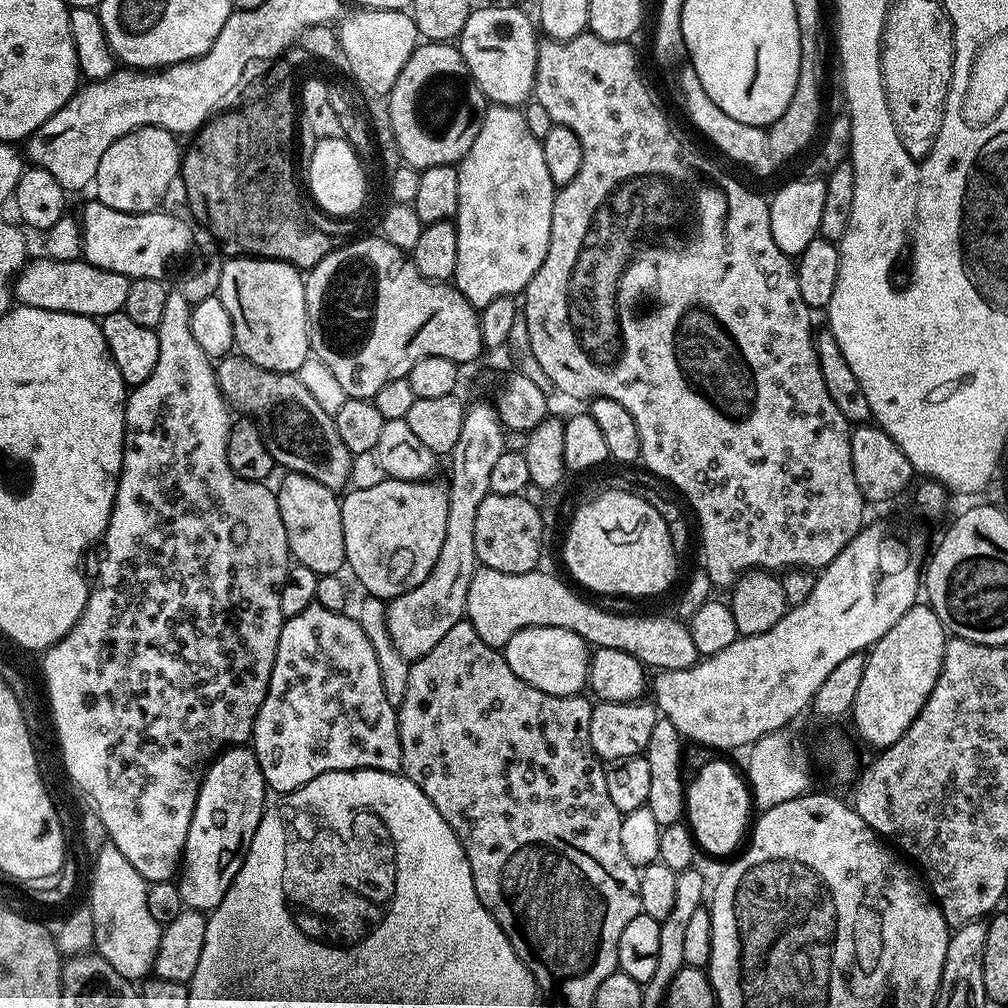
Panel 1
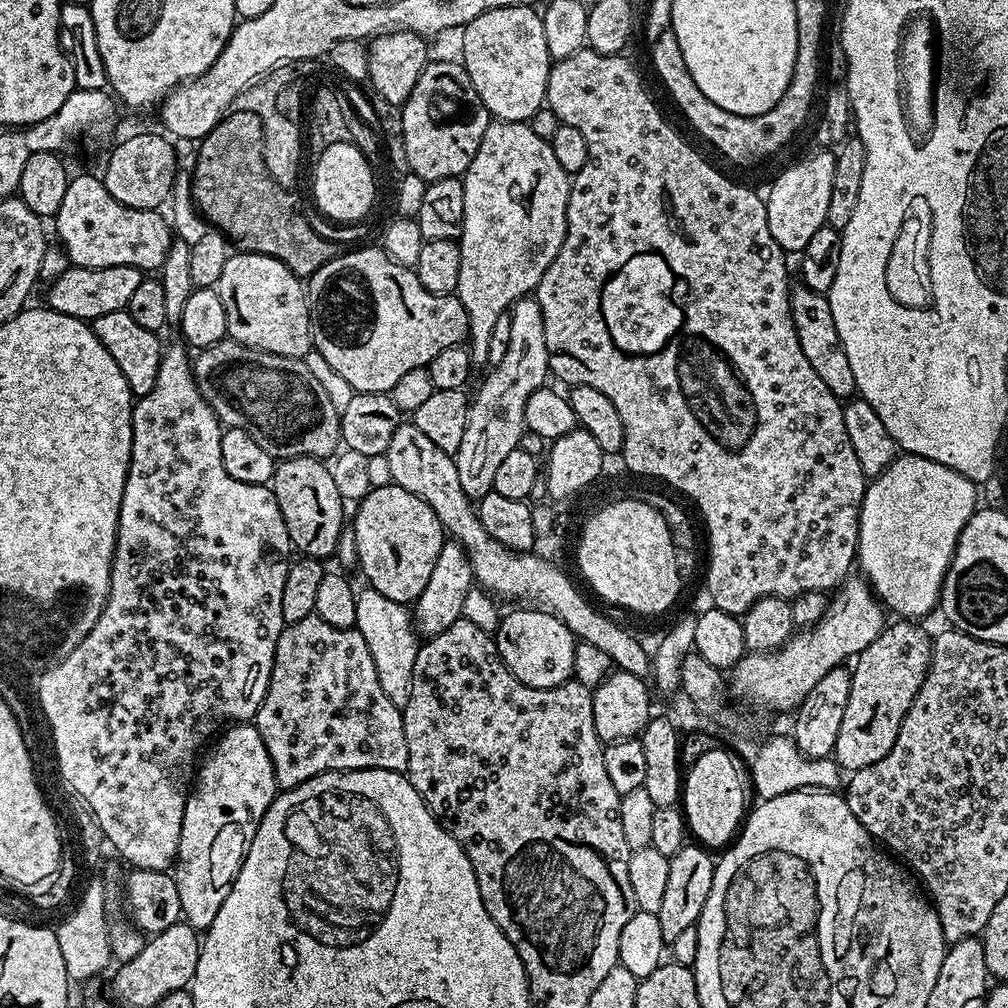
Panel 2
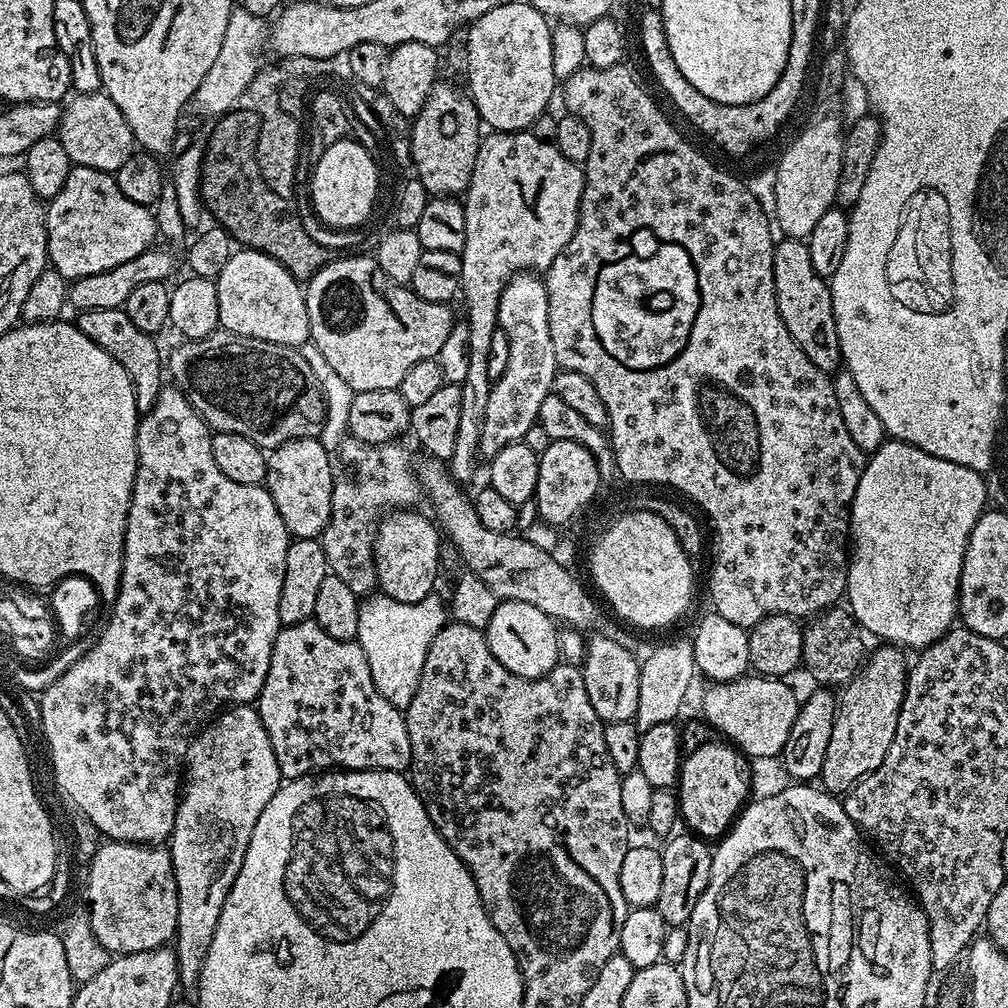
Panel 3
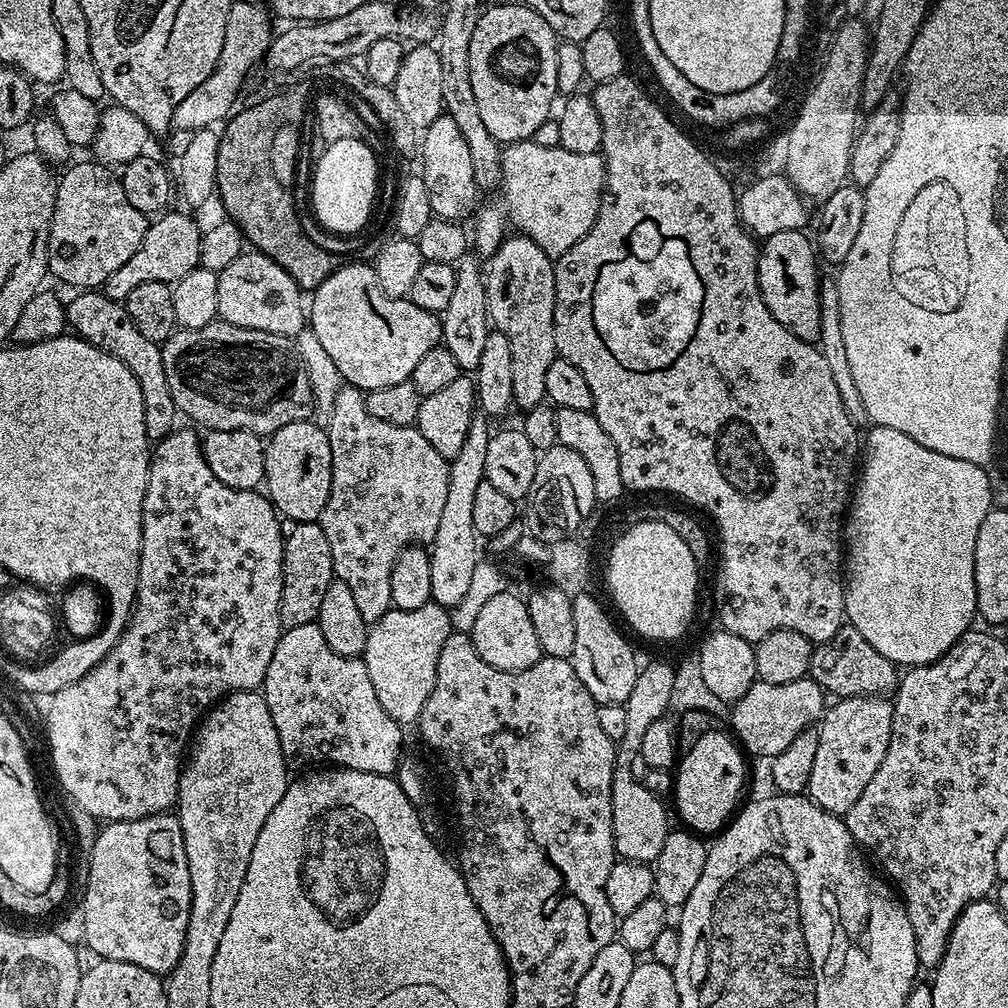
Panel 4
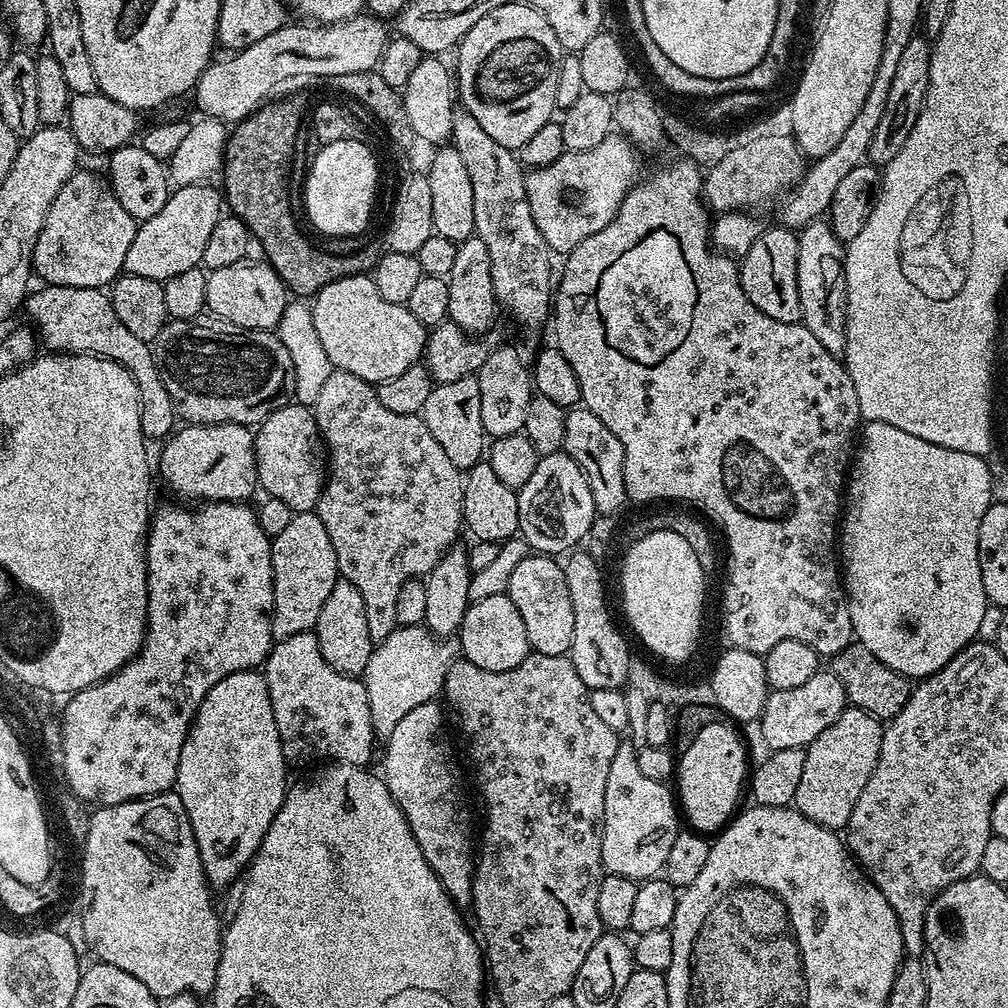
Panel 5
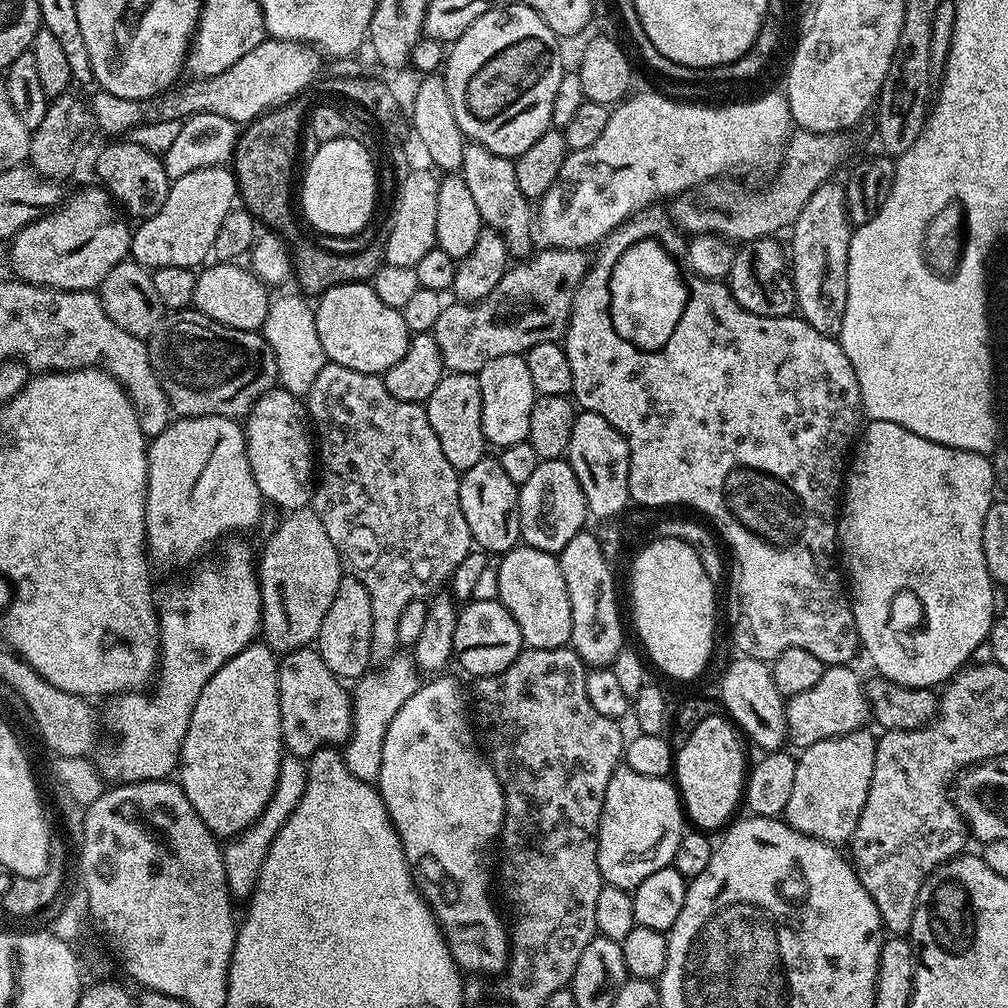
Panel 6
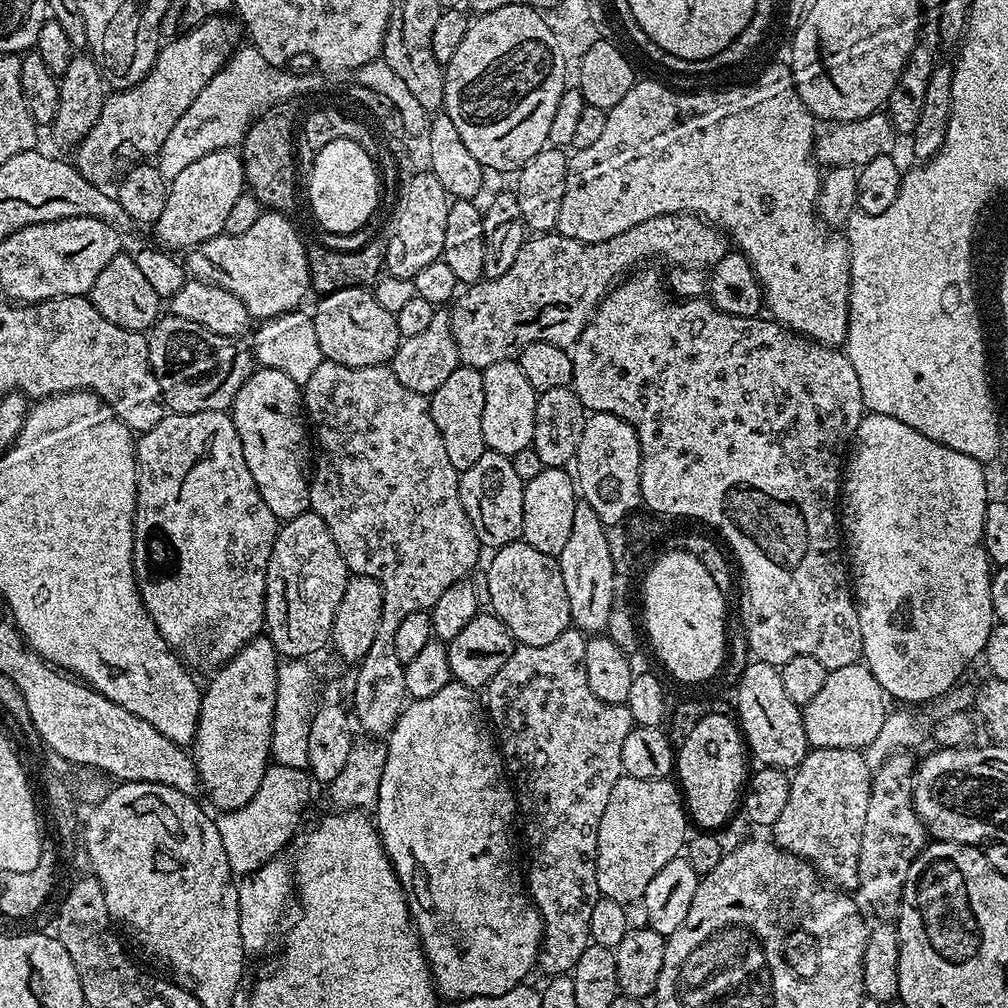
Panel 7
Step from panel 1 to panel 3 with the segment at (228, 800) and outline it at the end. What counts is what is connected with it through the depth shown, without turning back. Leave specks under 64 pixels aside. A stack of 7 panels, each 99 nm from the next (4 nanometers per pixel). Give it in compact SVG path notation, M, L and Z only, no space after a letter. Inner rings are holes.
M247 704L228 706L192 737L182 769L182 791L176 806L170 851L174 878L178 886L178 926L174 951L180 984L195 989L200 982L214 930L226 902L226 894L242 870L250 834L258 826L258 817L266 802L274 798L282 777L266 734L262 718Z

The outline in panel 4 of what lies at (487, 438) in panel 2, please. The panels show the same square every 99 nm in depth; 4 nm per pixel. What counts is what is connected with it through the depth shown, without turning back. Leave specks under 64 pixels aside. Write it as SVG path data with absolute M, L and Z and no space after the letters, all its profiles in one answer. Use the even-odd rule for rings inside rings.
M512 234L500 243L489 264L492 265L486 268L488 319L495 331L508 336L510 354L514 354L512 399L517 409L527 410L545 399L546 370L550 362L558 359L554 338L554 260L530 237Z

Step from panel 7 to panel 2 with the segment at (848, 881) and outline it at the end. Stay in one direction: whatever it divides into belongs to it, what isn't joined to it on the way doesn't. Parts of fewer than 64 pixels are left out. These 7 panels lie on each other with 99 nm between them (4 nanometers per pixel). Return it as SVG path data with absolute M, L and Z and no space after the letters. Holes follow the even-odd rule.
M904 618L895 622L897 624L889 623L883 628L878 638L874 638L874 642L870 642L870 646L866 646L866 650L862 650L859 656L855 657L850 668L850 702L846 702L846 714L842 718L842 726L838 729L838 742L834 753L835 761L848 774L862 770L866 766L874 766L874 762L886 758L890 746L894 746L894 738L898 738L902 718L906 718L906 710L910 710L910 702L914 702L930 667L930 636L916 625L919 623L909 622Z

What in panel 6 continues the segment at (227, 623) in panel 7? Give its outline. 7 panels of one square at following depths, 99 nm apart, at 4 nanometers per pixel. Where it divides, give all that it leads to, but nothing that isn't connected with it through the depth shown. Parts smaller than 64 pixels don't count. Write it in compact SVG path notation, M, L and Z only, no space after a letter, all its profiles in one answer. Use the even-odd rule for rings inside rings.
M190 416L173 419L162 434L151 437L148 444L148 489L146 490L146 534L144 539L148 550L148 559L153 569L161 568L164 572L172 572L175 568L184 568L187 564L195 565L200 555L211 546L215 540L228 536L231 532L244 532L252 528L260 520L260 515L266 509L266 501L260 495L258 482L254 482L254 474L250 470L250 458L246 450L243 427L231 416Z

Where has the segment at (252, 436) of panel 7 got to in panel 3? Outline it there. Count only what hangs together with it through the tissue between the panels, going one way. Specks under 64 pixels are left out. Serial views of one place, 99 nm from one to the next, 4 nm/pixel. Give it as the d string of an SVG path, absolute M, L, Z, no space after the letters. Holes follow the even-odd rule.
M298 438L286 442L282 446L271 449L267 453L268 474L266 487L274 498L274 506L278 506L278 514L282 514L282 522L288 528L289 537L298 540L314 540L326 530L326 522L330 522L330 498L332 497L332 464L328 461L328 452L316 438Z

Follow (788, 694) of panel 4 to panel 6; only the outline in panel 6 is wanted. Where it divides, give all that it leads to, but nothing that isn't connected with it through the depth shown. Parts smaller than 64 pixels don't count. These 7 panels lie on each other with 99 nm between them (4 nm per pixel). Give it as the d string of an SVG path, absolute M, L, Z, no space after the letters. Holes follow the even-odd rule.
M842 664L825 667L822 678L818 678L818 683L810 686L810 690L802 690L802 694L787 697L788 740L796 743L797 749L809 748L814 746L814 742L822 742L826 738L850 734L869 723L870 713L864 684L854 669Z

